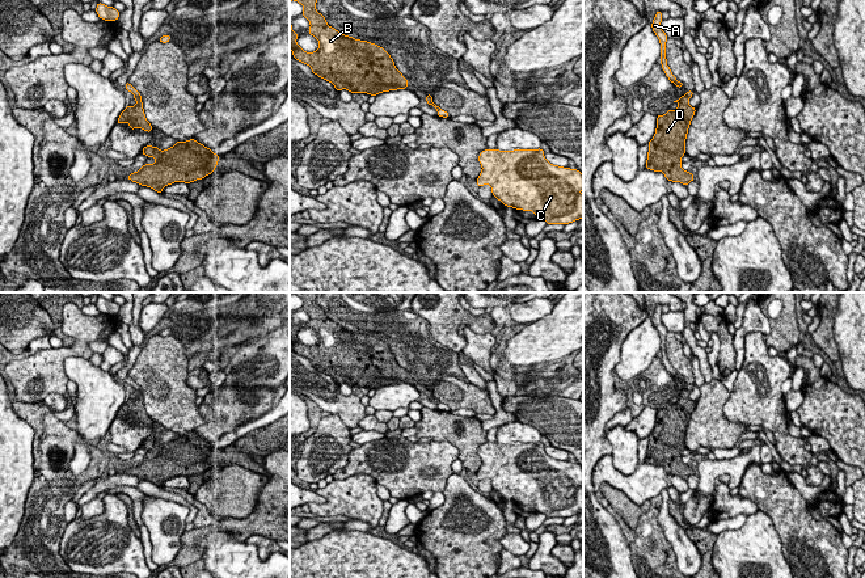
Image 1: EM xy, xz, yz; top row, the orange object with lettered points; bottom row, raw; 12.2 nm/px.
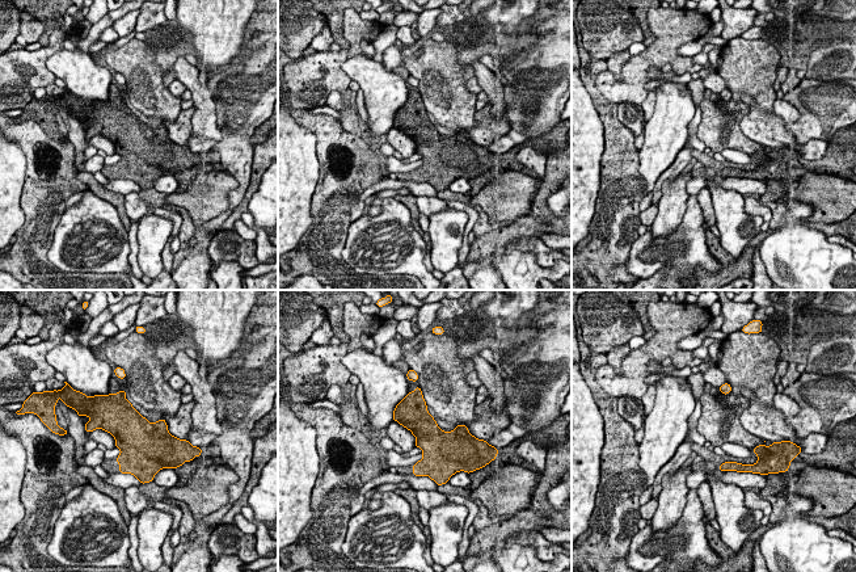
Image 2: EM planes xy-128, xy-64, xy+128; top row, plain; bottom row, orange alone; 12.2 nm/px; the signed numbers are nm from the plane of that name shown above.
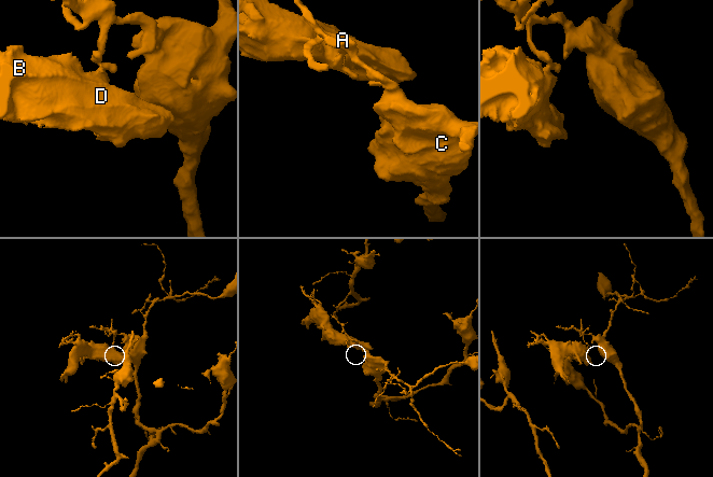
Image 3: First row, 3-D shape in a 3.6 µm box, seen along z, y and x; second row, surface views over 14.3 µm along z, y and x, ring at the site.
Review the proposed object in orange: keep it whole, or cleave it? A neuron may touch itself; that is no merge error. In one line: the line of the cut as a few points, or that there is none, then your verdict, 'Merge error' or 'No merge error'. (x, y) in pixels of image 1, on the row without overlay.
Split along xy (134, 389), (139, 392). Merge error

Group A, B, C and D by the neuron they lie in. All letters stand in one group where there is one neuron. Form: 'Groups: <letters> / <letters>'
Groups: A C / B D

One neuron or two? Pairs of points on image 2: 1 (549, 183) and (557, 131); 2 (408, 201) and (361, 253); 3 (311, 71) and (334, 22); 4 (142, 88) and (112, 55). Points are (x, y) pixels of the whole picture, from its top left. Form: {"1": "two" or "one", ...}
{"1": "two", "2": "two", "3": "two", "4": "one"}

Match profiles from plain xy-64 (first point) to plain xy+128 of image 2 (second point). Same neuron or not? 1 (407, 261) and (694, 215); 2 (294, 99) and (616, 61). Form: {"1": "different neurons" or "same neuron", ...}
{"1": "same neuron", "2": "different neurons"}

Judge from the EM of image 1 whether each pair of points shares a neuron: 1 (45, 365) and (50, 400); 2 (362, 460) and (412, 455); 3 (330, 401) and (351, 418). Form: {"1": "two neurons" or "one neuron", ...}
{"1": "two neurons", "2": "one neuron", "3": "one neuron"}

